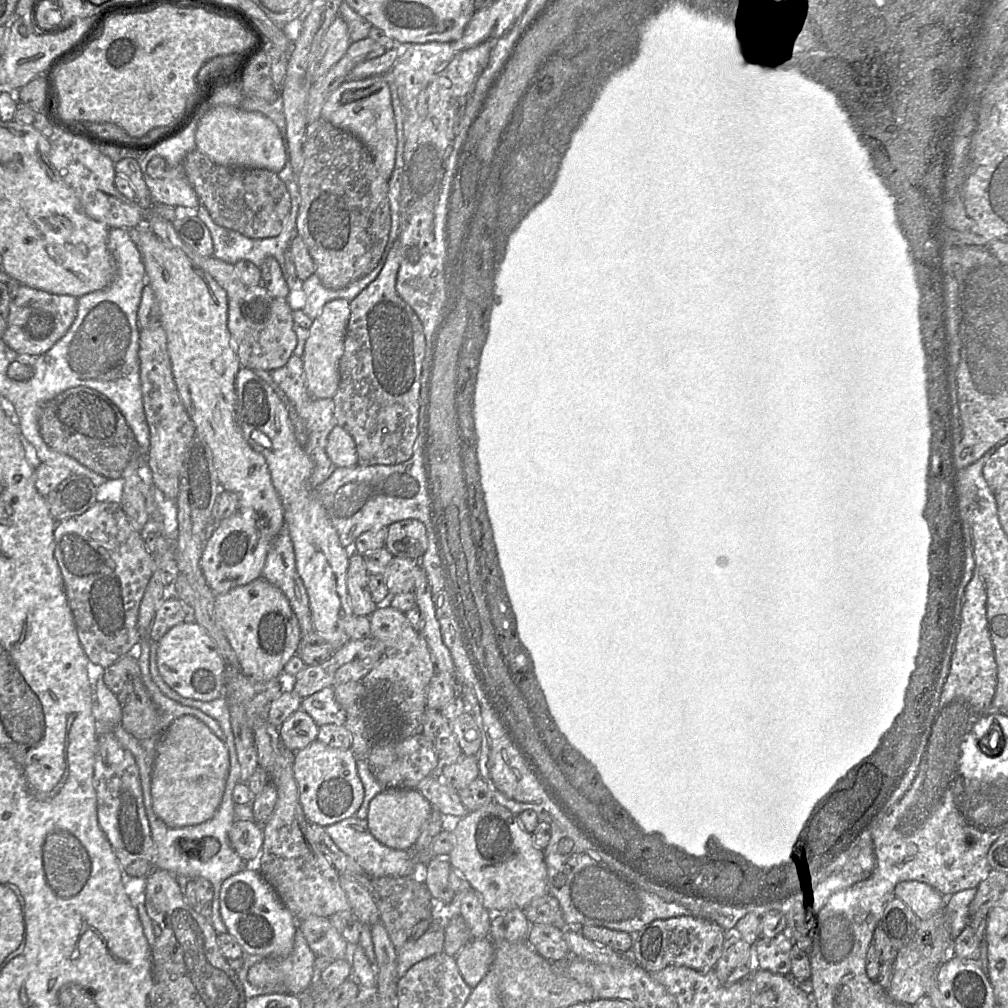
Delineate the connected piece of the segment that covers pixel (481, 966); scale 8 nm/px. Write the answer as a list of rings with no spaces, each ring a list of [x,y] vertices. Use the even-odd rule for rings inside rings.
[[[489,937],[472,939],[456,954],[455,961],[464,981],[474,988],[491,969],[495,945]]]

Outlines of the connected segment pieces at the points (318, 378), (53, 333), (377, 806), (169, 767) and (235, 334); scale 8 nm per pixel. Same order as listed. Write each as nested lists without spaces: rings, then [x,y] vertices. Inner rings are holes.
[[[345,299],[327,302],[320,315],[313,320],[302,356],[308,393],[314,399],[332,399],[340,382],[340,359],[344,351],[350,304]]]
[[[15,281],[15,289],[11,290],[9,315],[2,340],[19,354],[41,355],[46,353],[68,331],[77,315],[78,298],[71,295],[56,295],[39,290]]]
[[[383,789],[369,803],[367,823],[371,834],[383,845],[410,850],[434,808],[418,789]]]
[[[192,715],[176,718],[163,732],[151,775],[154,813],[169,827],[201,824],[215,814],[225,790],[229,755],[225,743]]]
[[[149,217],[147,224],[165,245],[182,251],[225,290],[228,300],[228,330],[241,367],[251,370],[261,369],[267,372],[283,367],[293,355],[297,344],[293,331],[293,310],[289,303],[271,296],[263,285],[244,284],[233,264],[226,263],[214,256],[203,257],[194,252],[182,241],[172,222],[162,217]]]

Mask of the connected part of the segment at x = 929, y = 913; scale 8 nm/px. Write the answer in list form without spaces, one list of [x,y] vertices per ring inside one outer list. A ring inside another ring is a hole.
[[[900,882],[895,886],[894,893],[920,920],[931,918],[944,911],[946,906],[946,897],[923,882]]]

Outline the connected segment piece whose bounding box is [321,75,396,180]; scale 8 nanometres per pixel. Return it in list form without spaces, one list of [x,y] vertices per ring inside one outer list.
[[[384,76],[343,82],[327,98],[321,118],[358,138],[370,151],[380,175],[386,180],[390,178],[395,163],[396,132],[390,91]]]

